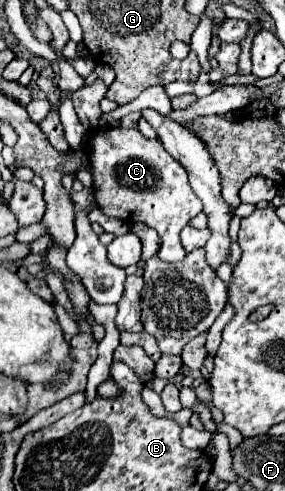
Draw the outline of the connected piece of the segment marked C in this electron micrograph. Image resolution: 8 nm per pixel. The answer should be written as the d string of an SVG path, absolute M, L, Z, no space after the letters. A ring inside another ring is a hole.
M114 127L96 131L90 137L92 171L94 171L94 197L100 211L108 217L128 219L130 223L146 223L162 237L158 255L168 261L180 261L186 251L180 245L180 231L192 217L202 211L202 201L194 195L186 169L168 155L158 139L146 139L136 127Z

